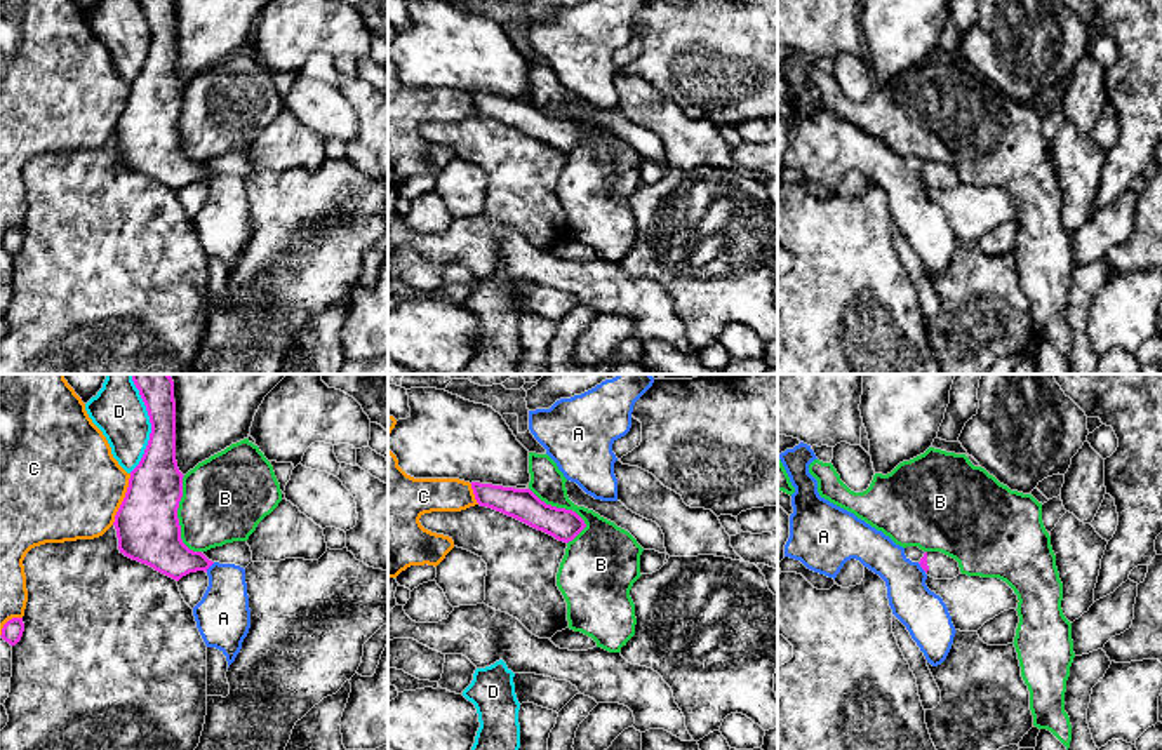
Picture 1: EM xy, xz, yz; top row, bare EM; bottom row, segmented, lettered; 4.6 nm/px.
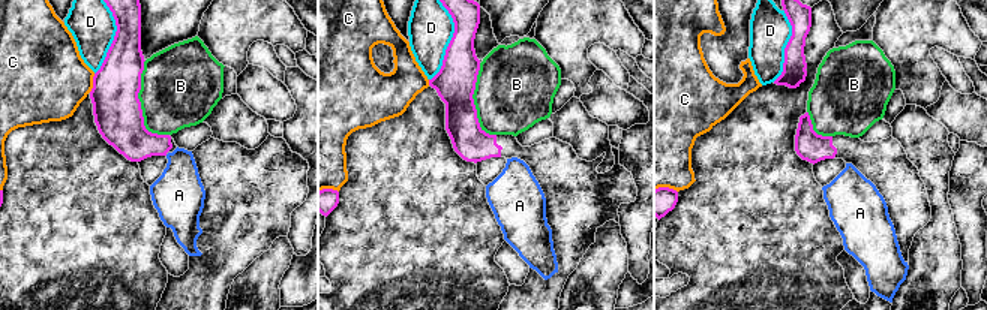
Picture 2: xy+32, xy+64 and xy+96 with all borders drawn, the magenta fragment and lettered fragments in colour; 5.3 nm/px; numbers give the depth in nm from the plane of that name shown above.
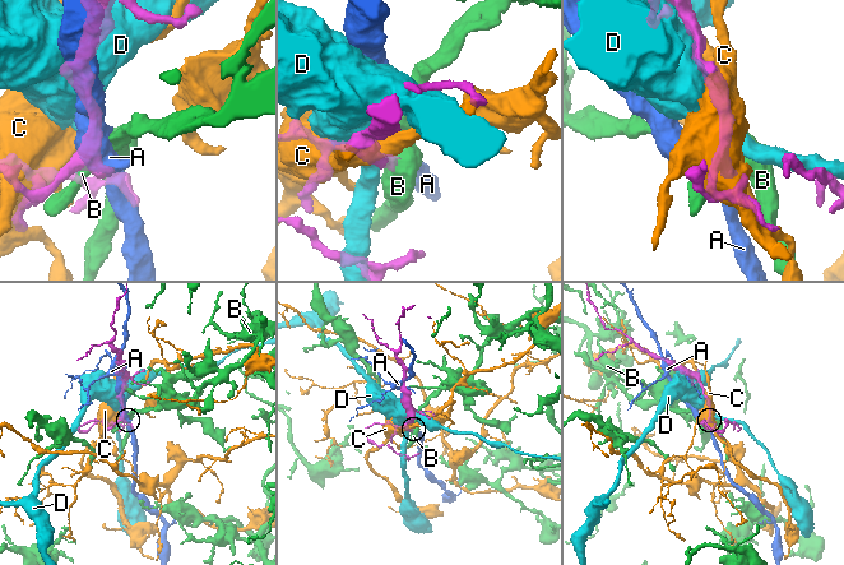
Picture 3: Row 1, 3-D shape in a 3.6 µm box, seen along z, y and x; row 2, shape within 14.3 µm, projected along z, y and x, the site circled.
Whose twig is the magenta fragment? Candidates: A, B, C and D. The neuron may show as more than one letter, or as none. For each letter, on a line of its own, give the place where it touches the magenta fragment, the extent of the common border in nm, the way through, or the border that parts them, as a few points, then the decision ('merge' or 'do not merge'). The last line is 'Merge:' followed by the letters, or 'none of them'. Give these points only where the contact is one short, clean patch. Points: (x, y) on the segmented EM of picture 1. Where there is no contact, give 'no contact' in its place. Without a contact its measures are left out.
A: xy (209, 566) | 60 nm | do not merge
B: xy (176, 517) | 360 nm | do not merge
C: xy (124, 500) | 260 nm | do not merge
D: xy (150, 421) | 460 nm | do not merge
Merge: none of them

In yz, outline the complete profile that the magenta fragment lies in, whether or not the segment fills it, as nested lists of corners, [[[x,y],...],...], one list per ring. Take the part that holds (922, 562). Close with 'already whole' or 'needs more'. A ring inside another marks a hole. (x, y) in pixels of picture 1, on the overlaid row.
[[[925,552],[918,564],[934,579],[953,579],[960,574],[958,562],[941,552]]] | needs more

